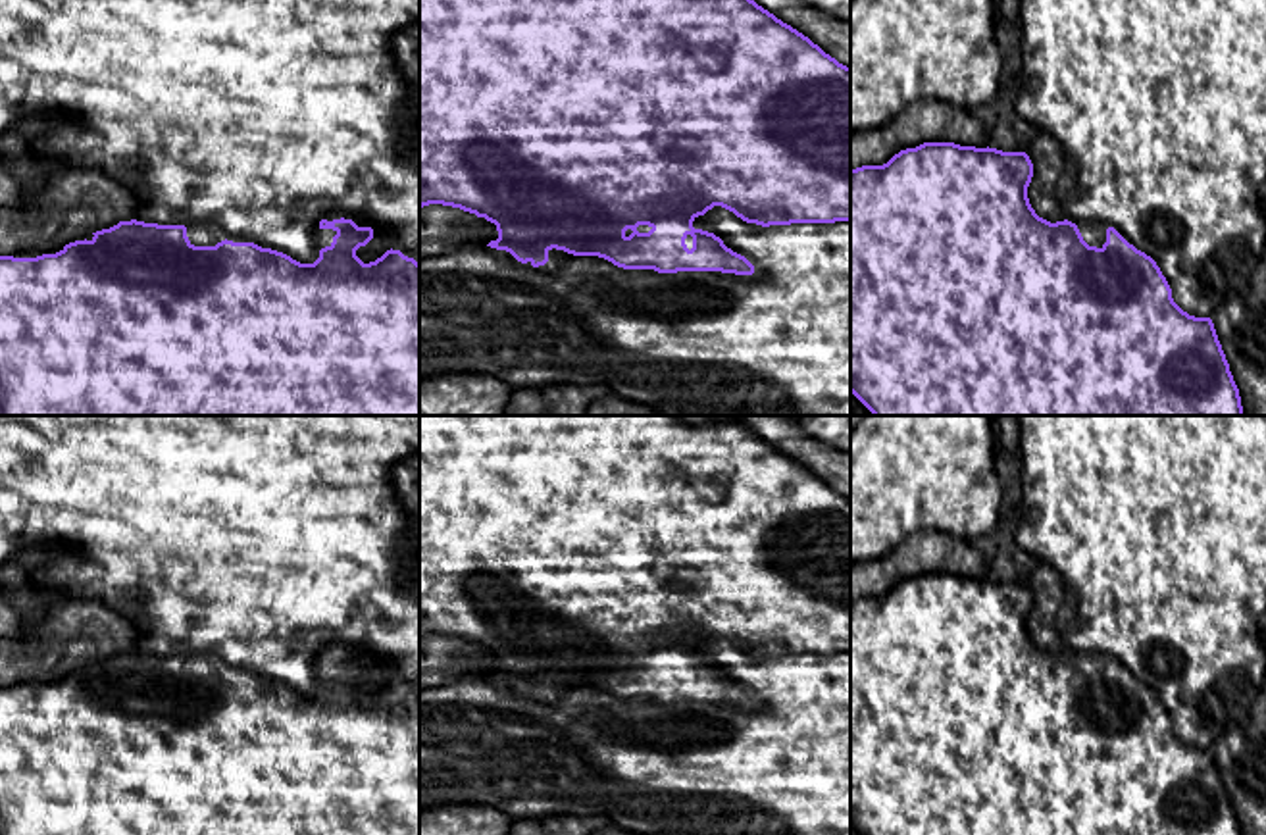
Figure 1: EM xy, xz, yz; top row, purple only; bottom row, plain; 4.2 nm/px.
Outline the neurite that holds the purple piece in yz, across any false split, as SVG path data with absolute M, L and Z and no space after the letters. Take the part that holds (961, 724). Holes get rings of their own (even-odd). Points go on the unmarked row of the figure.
M924 573L895 585L883 596L850 600L850 823L862 835L1241 835L1239 820L1218 772L1210 748L1183 743L1172 729L1172 720L1156 693L1129 675L1114 658L1102 666L1097 654L1076 656L1068 650L1051 654L1035 645L1027 629L1033 595L1025 583L960 577L954 573Z

